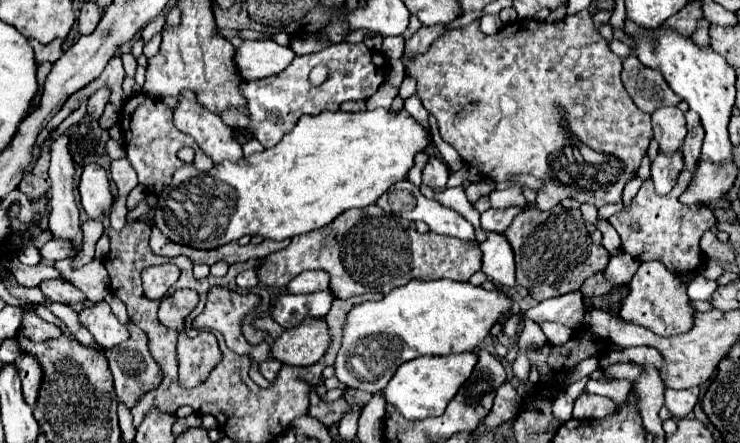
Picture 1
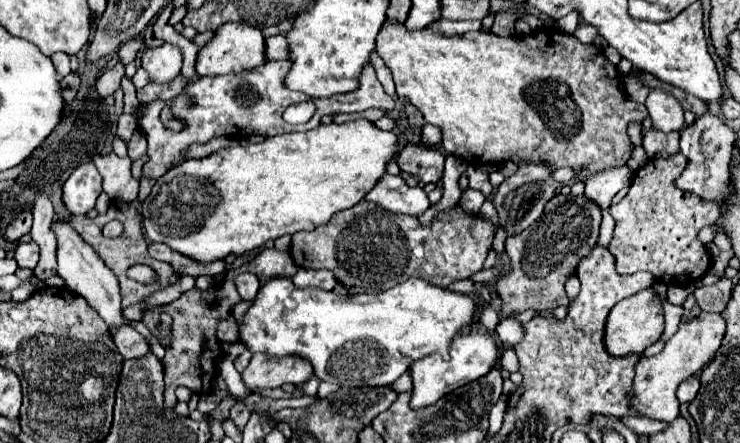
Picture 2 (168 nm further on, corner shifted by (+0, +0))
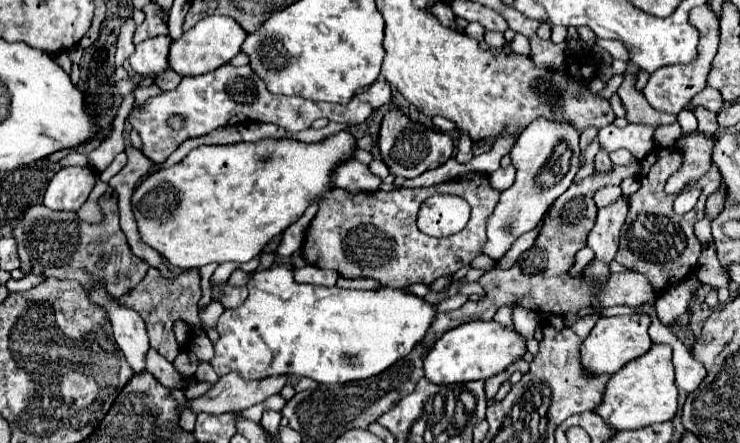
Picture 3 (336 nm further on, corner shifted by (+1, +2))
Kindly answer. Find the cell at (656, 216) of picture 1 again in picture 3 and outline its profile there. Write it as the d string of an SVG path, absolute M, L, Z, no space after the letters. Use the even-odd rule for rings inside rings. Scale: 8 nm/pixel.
M655 148L643 158L641 188L629 196L629 214L623 224L619 252L615 256L619 264L645 274L655 290L665 290L677 282L683 282L697 270L701 256L701 242L697 240L693 226L699 220L699 216L703 218L707 198L715 194L721 186L721 174L717 166L711 166L711 172L707 172L707 176L701 182L701 196L697 206L691 212L677 216L673 212L675 194L665 194L663 186L665 180L681 166L681 160L683 158L677 148Z

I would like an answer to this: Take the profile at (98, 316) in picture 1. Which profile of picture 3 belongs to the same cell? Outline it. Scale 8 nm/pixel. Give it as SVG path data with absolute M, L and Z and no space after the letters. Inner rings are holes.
M155 348L147 352L147 372L151 372L163 386L167 388L183 388L187 382L187 376L179 374L171 362L167 362Z

